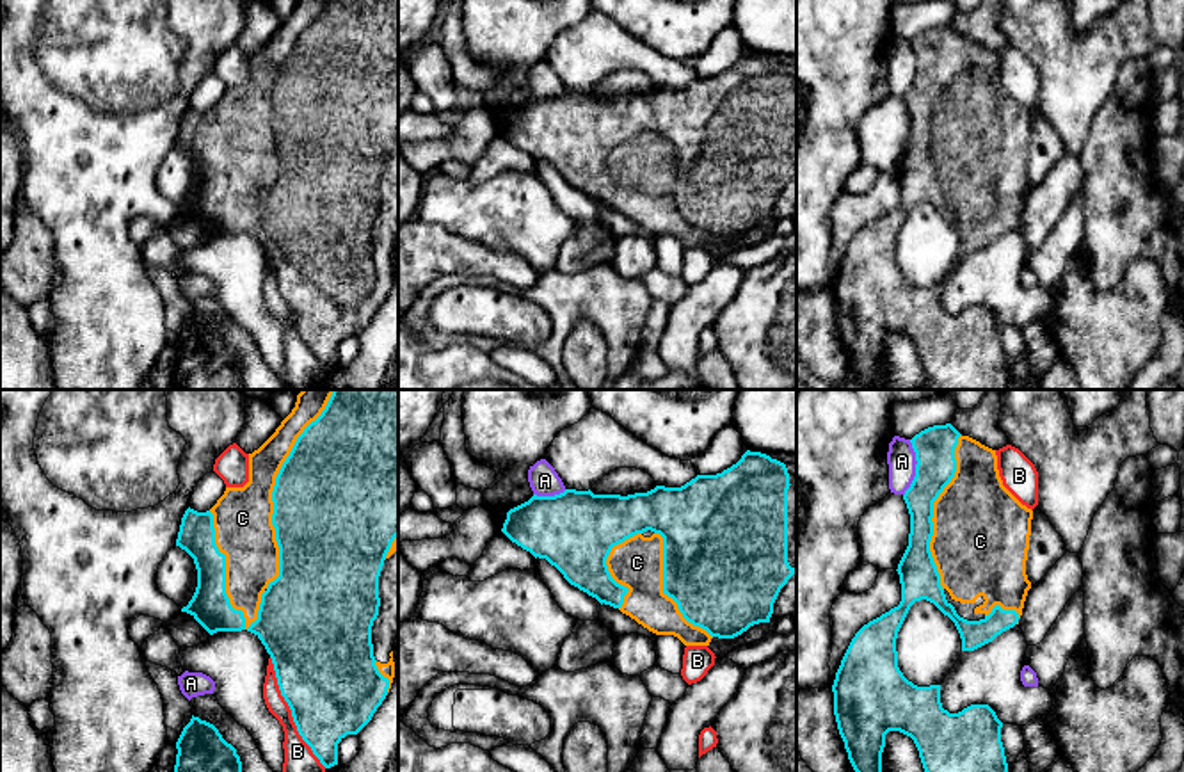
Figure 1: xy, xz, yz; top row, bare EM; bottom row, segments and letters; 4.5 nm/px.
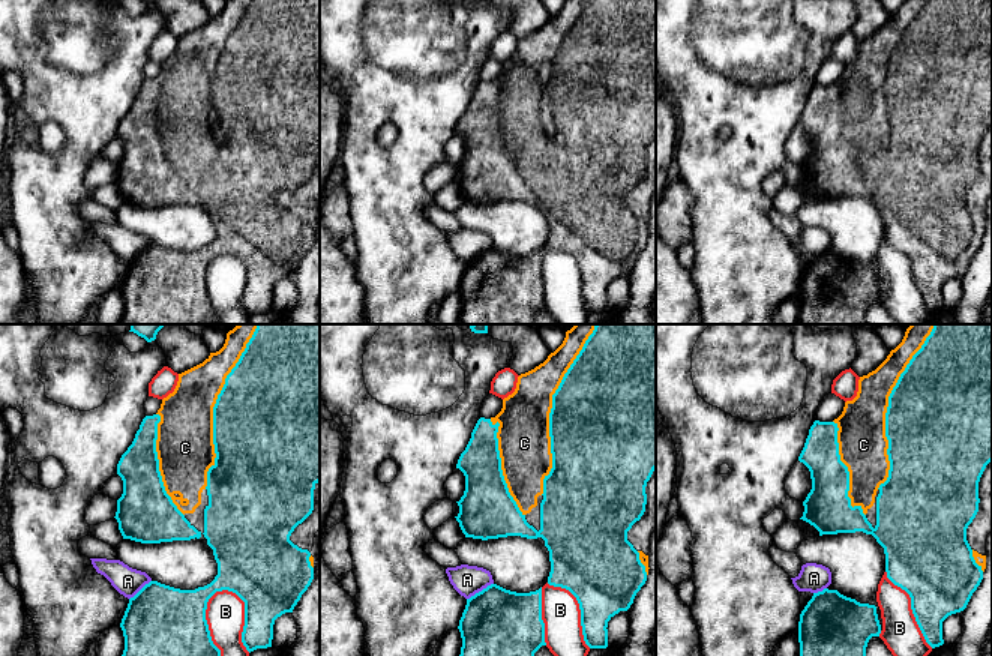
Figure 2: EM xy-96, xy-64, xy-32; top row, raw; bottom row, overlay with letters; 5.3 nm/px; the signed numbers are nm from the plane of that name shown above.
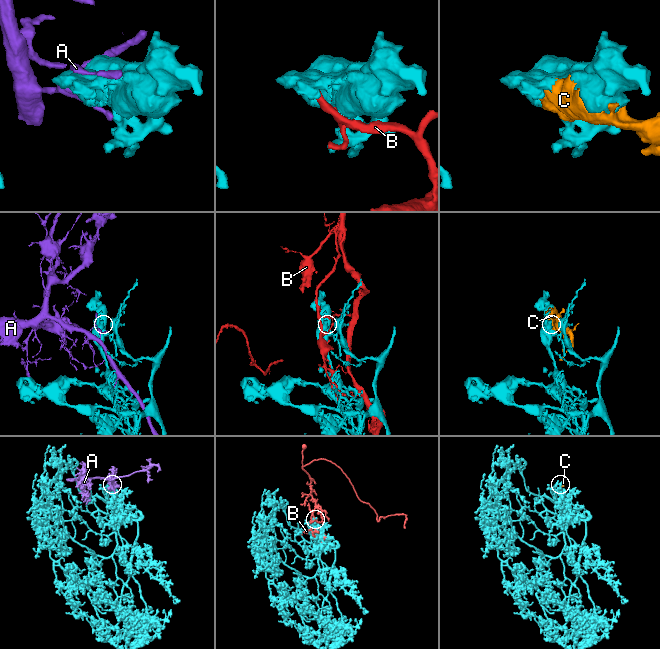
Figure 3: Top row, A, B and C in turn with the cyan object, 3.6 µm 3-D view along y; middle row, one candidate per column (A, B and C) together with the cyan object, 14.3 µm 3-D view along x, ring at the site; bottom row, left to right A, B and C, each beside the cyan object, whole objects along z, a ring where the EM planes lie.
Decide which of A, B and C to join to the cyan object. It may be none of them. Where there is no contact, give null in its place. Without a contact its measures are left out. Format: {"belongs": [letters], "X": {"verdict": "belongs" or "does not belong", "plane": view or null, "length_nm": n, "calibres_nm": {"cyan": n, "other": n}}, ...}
{"belongs": ["C"], "A": {"verdict": "does not belong", "plane": "yz", "length_nm": 260, "calibres_nm": {"cyan": 180, "other": 130}}, "B": {"verdict": "does not belong", "plane": "xy", "length_nm": 550, "calibres_nm": {"cyan": 460, "other": 130}}, "C": {"verdict": "belongs", "plane": "xy", "length_nm": 950, "calibres_nm": {"cyan": 500, "other": 280}}}

